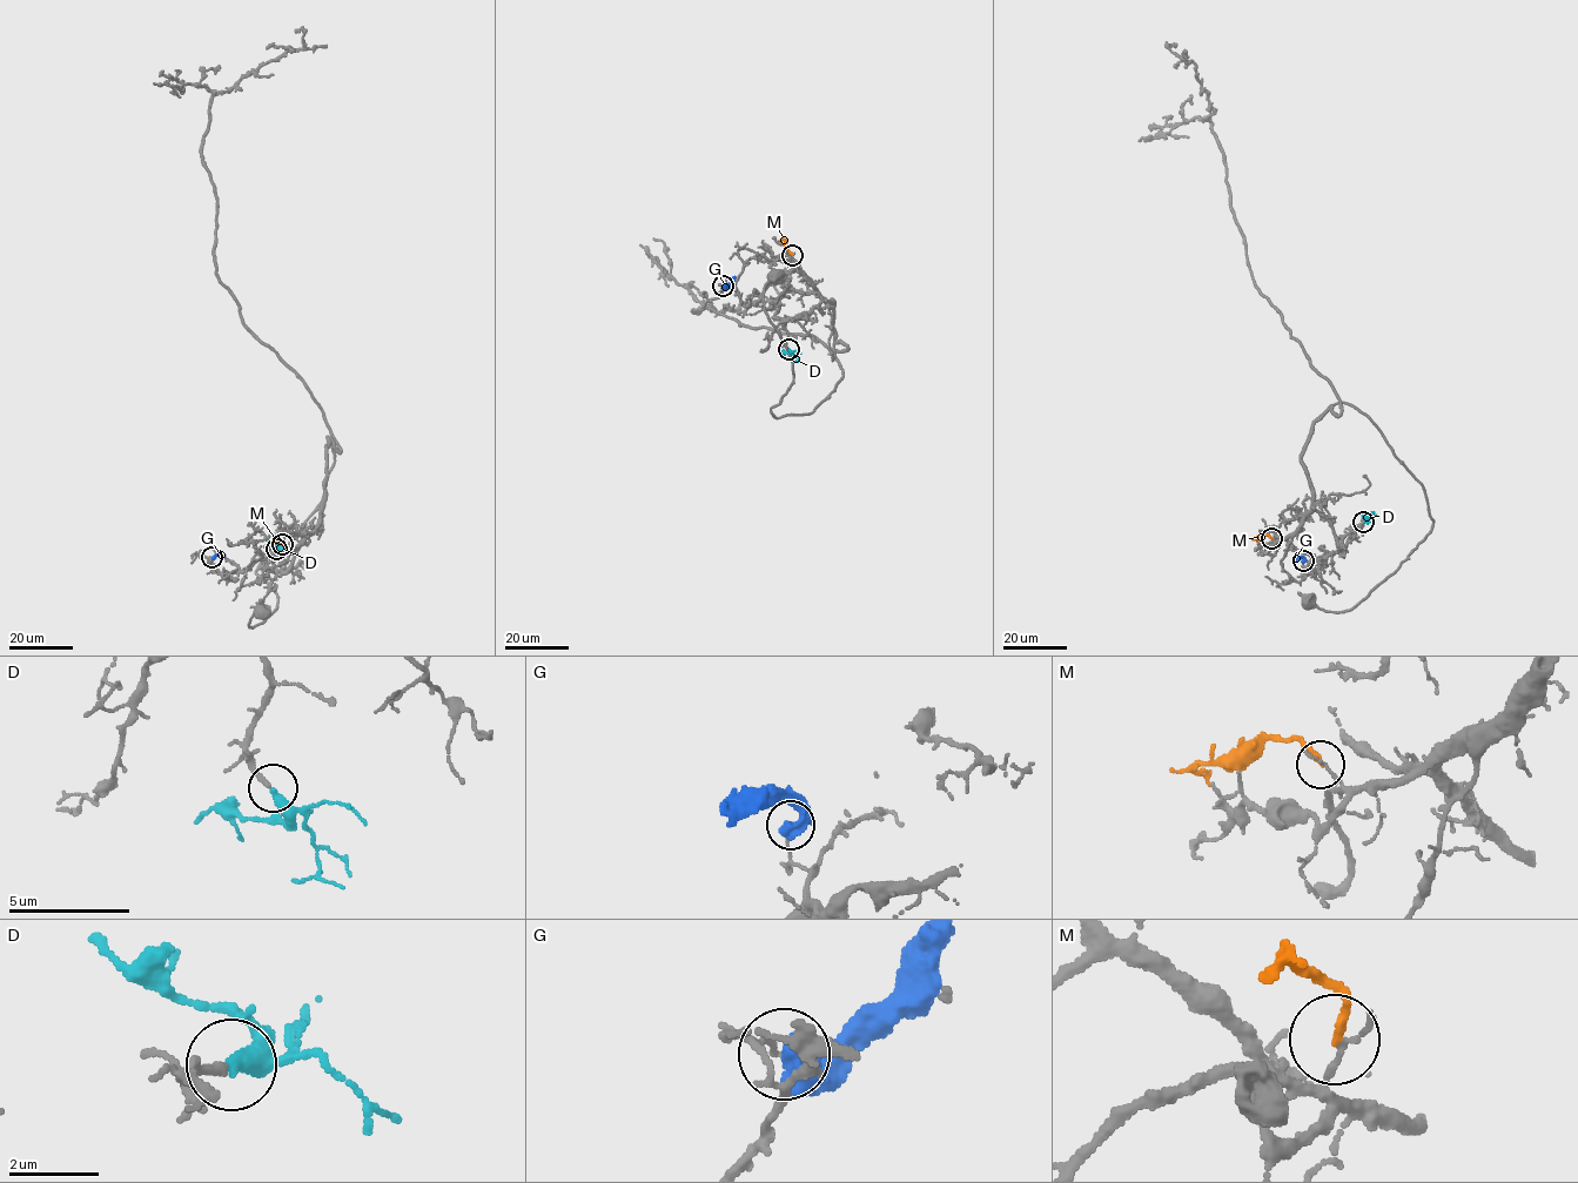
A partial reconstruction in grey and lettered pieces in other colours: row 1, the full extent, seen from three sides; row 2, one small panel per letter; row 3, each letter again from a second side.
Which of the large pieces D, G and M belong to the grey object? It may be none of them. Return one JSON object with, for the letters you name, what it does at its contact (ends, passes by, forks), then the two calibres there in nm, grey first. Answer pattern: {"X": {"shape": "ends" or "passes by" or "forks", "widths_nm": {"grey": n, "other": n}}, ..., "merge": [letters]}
{"D": {"shape": "ends", "widths_nm": {"grey": 200, "other": 400}}, "merge": ["D"]}

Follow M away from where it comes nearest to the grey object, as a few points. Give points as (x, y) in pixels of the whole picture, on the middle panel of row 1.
M: (791, 255), (783, 239), (779, 241)

